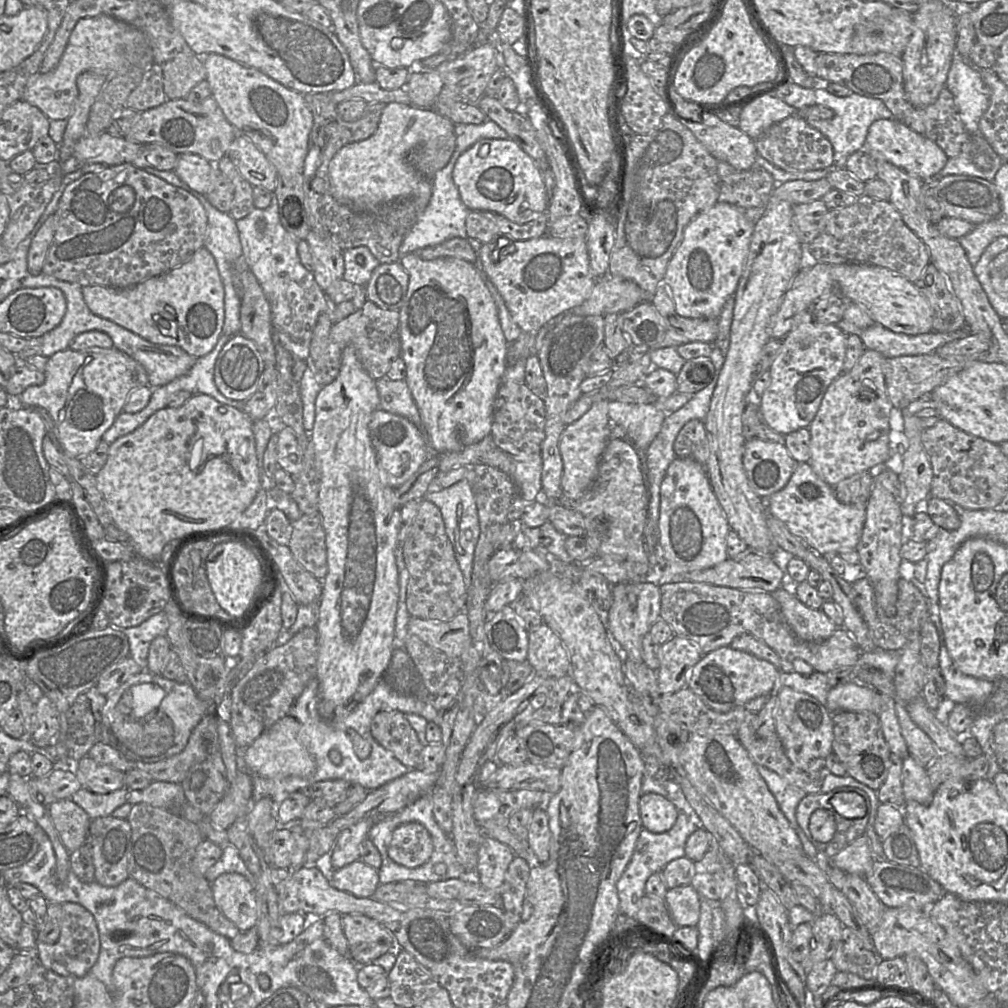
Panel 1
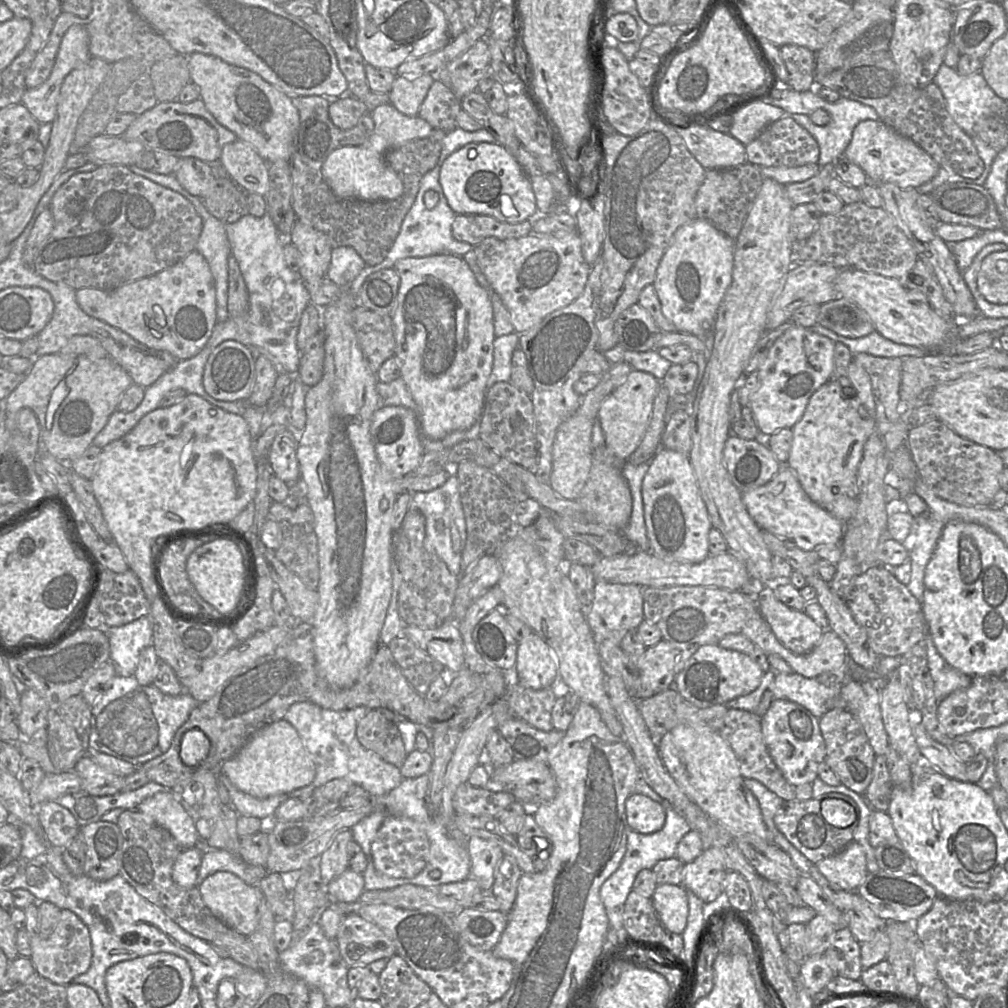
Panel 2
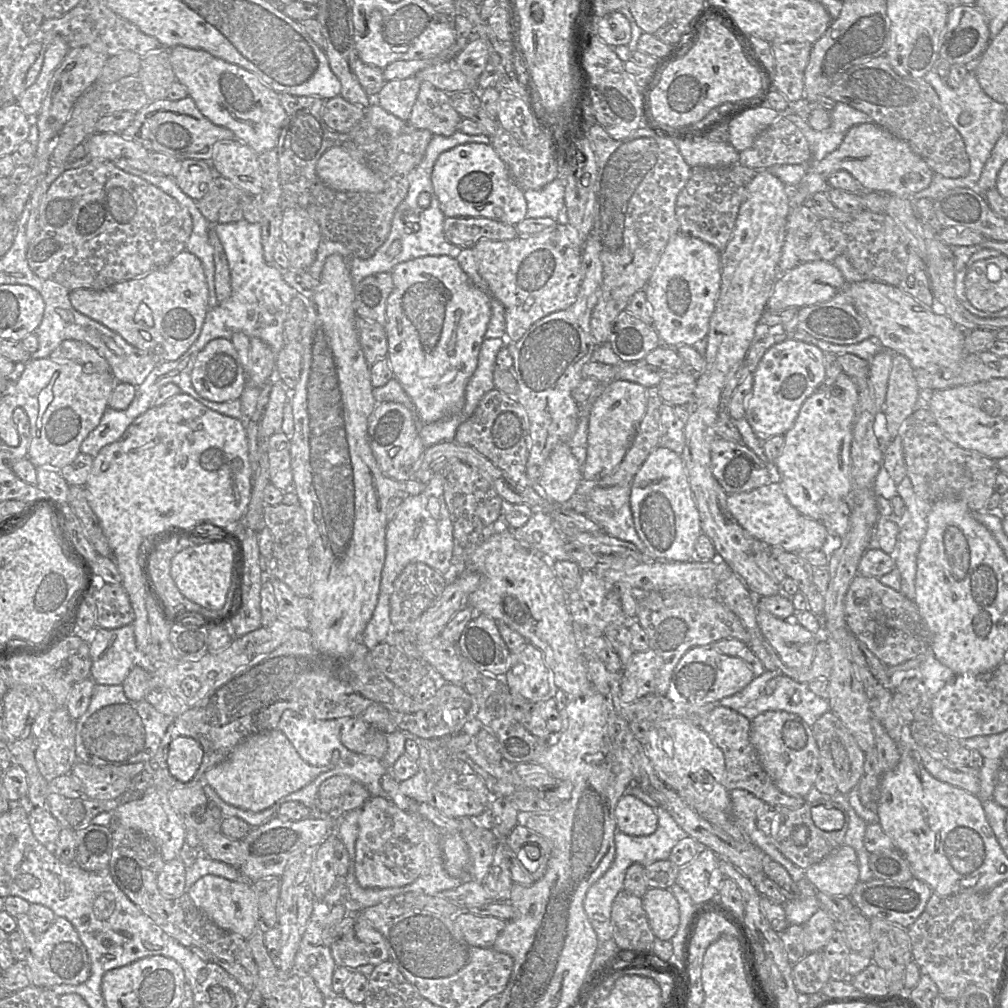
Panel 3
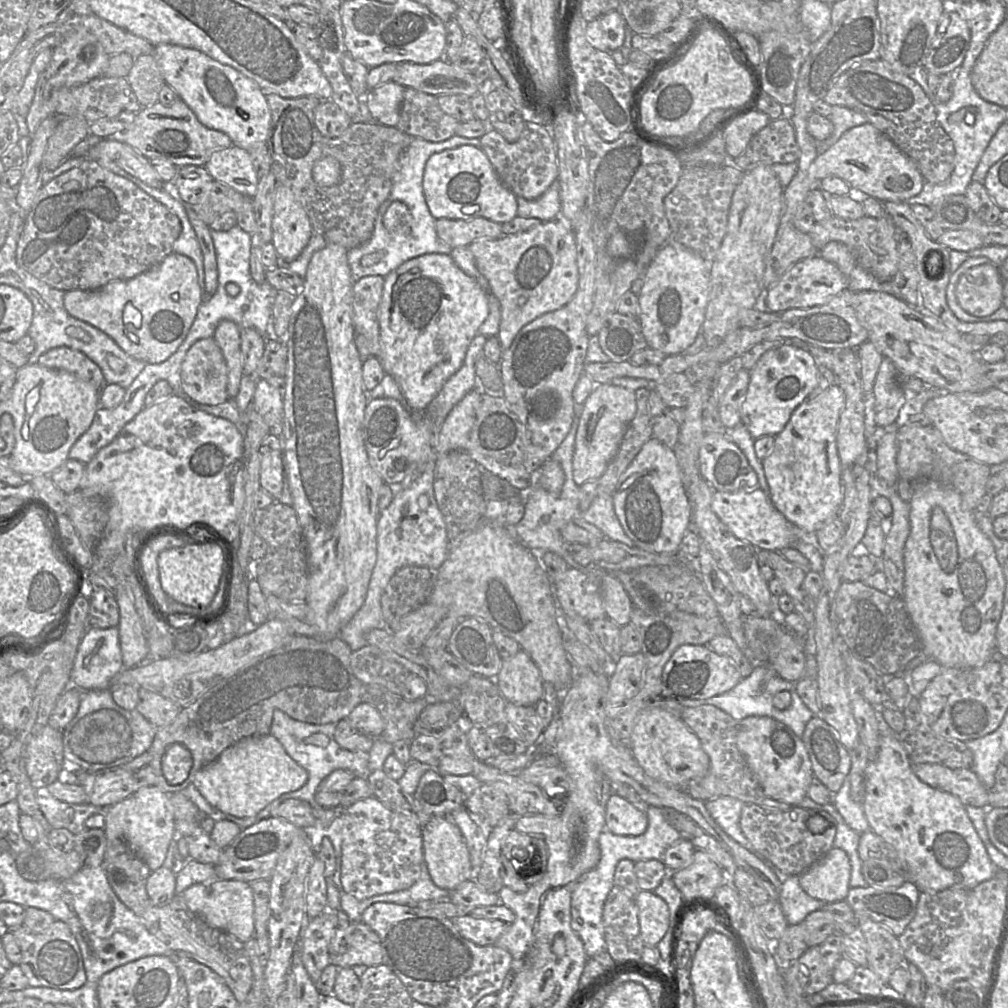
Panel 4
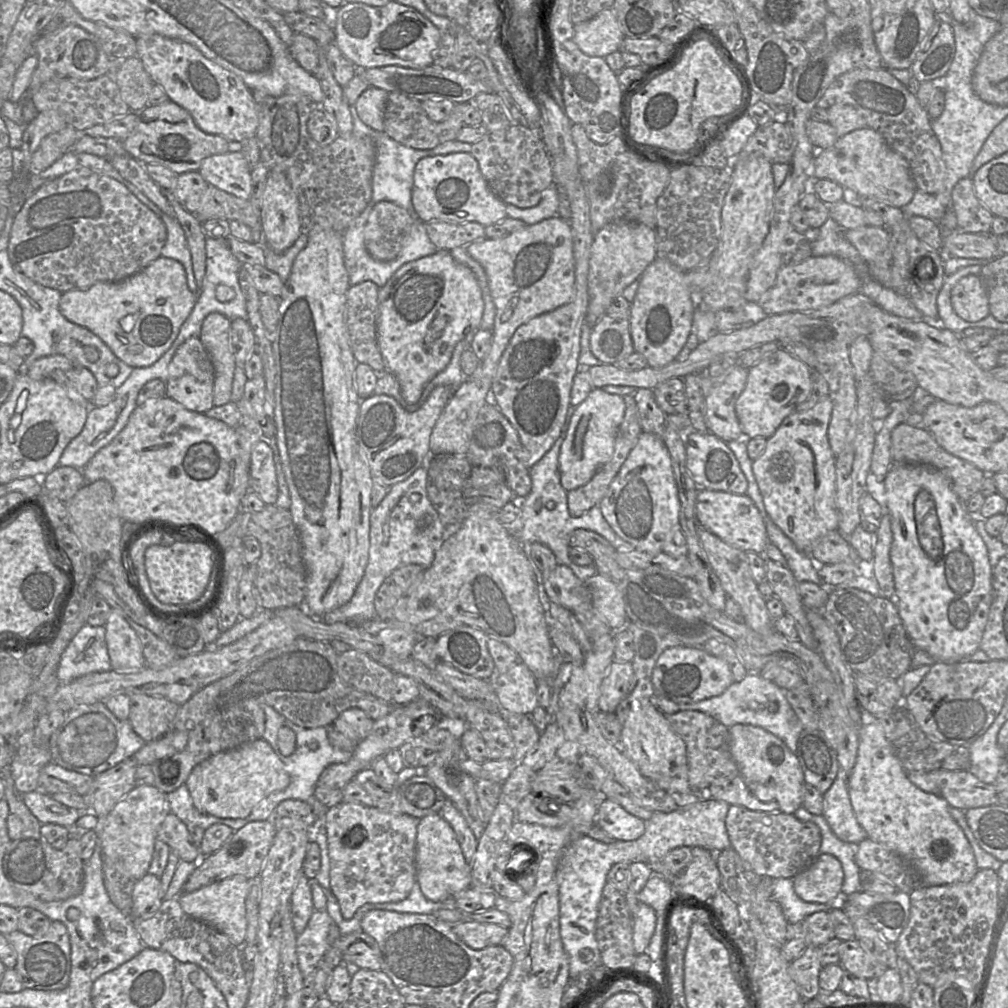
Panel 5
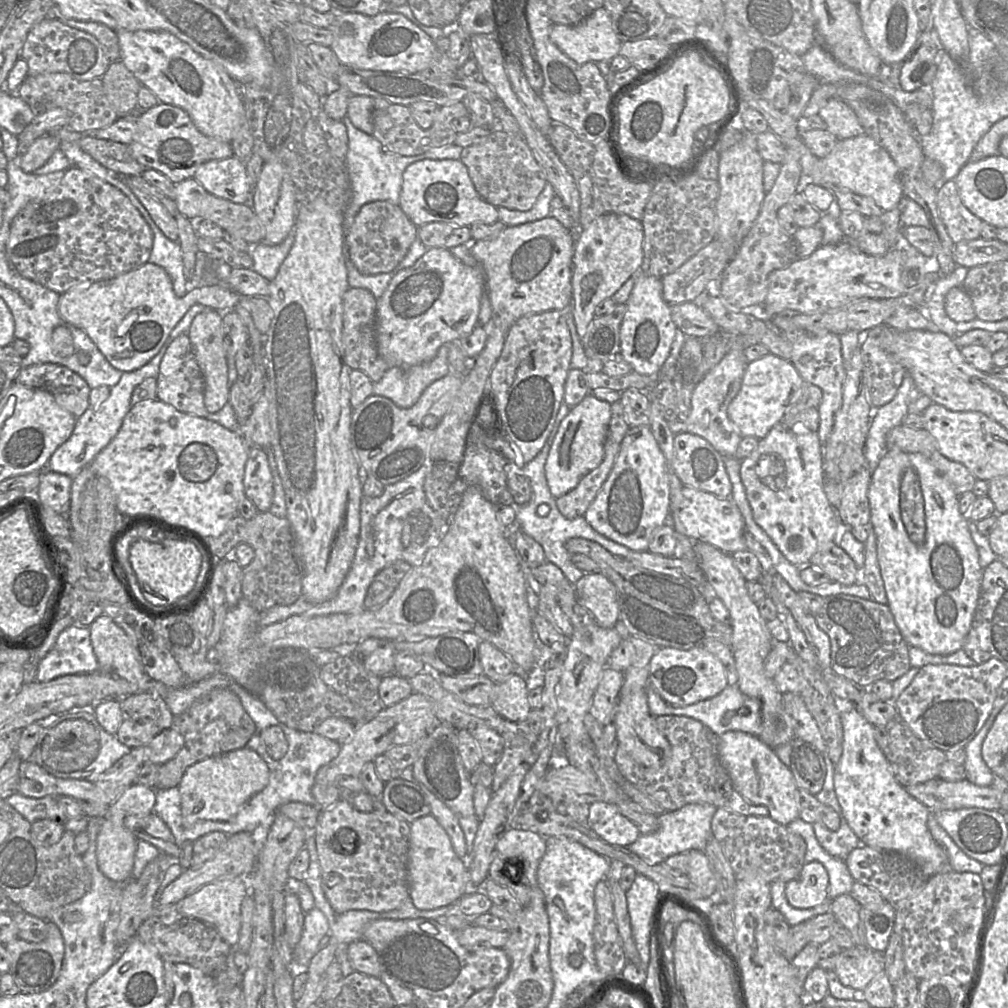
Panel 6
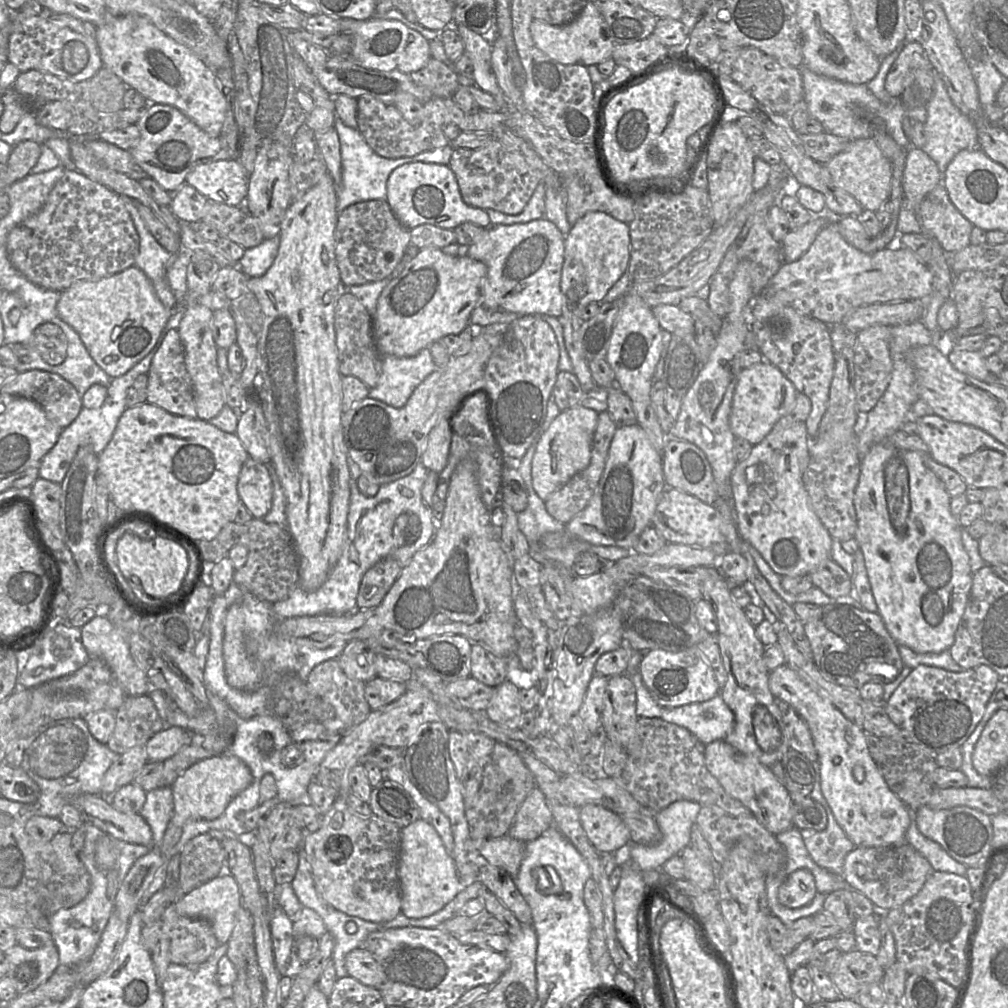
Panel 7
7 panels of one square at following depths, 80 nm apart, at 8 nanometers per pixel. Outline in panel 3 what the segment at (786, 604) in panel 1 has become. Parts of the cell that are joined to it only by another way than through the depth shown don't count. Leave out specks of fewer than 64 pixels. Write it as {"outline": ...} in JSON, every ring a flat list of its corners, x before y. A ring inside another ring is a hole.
{"outline":[[761,608,756,609,756,622,761,636,774,648,787,667,803,670,810,666,818,643,817,635,794,622,792,615,781,619]]}

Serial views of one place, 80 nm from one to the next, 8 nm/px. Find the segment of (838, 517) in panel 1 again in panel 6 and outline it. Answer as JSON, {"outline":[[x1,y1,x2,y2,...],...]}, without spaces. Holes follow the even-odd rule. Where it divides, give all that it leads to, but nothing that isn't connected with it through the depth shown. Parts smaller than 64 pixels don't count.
{"outline":[[683,487,681,493,674,495,671,489,671,514,667,524,670,524,677,534,693,541,709,543,729,554,746,550,745,521,739,507,730,497,720,498,690,487]]}

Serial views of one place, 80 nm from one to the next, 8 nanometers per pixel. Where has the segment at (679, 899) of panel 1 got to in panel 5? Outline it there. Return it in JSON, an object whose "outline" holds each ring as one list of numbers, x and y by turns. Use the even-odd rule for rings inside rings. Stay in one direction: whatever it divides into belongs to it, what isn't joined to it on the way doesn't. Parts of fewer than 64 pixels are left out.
{"outline":[[627,890,625,893,627,906,633,917,633,946,637,955,644,953,645,948,656,929,655,910,637,899,637,893]]}

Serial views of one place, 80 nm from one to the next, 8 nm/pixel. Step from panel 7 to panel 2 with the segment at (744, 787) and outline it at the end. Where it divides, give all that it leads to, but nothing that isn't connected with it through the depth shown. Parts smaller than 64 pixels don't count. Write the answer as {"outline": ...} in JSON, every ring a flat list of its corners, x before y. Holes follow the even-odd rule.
{"outline":[[784,699,773,701,761,717,761,732,769,754,786,780,796,787,812,784,818,778,819,766,824,762,826,746,819,720,804,706]]}

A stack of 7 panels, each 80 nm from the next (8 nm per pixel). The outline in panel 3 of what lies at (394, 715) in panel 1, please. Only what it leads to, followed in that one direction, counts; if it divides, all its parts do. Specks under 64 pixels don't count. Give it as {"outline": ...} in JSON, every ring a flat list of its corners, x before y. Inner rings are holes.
{"outline":[[360,716,351,717,340,732,342,744,349,750,382,760,387,751,387,734,366,723]]}

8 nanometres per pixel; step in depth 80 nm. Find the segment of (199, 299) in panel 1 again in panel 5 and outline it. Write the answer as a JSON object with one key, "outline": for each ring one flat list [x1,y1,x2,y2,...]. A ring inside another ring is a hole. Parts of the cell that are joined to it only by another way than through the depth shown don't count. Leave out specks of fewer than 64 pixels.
{"outline":[[159,257,125,279,63,292,59,310,69,321,101,338,125,364,140,368,155,363,171,347,197,298,188,287,184,266,175,259]]}

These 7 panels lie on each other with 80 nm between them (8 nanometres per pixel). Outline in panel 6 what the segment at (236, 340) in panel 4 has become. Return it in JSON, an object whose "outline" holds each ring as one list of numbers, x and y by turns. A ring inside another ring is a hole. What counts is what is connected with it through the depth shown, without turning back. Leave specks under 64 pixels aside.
{"outline":[[206,310,197,314,187,332,205,381,204,405,208,413,219,411,229,399,228,366,222,338,222,313]]}

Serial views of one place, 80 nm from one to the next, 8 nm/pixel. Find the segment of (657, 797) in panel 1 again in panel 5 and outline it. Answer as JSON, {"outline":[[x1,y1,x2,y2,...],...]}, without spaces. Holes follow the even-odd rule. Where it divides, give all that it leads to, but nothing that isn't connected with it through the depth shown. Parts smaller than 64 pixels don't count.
{"outline":[[606,799,598,807,594,825,614,840,636,840,644,833,646,821,630,814,619,803]]}

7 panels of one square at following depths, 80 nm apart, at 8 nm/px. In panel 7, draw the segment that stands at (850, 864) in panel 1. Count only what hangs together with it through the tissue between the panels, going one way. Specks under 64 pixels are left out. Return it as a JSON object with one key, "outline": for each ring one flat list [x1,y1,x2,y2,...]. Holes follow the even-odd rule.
{"outline":[[799,869,786,877,778,889,778,901,789,909,809,905,818,893,813,874]]}

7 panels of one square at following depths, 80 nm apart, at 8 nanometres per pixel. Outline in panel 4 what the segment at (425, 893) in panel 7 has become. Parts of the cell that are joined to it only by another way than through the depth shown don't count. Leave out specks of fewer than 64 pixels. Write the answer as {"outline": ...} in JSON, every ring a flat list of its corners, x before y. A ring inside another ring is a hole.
{"outline":[[431,816,422,824,424,863,432,881,440,888,453,891,472,879,473,867,465,840,448,816]]}

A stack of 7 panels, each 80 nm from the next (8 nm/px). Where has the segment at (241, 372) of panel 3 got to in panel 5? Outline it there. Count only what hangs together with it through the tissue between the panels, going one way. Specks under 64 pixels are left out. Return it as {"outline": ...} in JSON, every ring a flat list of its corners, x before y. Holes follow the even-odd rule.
{"outline":[[198,337,182,343,168,365,166,396,179,402,188,410,205,413,213,405,214,367,209,353]]}

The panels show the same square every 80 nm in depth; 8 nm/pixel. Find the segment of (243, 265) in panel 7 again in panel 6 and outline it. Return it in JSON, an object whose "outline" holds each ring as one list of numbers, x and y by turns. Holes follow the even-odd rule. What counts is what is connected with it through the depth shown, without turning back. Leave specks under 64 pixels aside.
{"outline":[[294,229,278,245,258,243,250,245,249,253,253,259,252,269,269,281,273,280,287,257,294,241]]}

